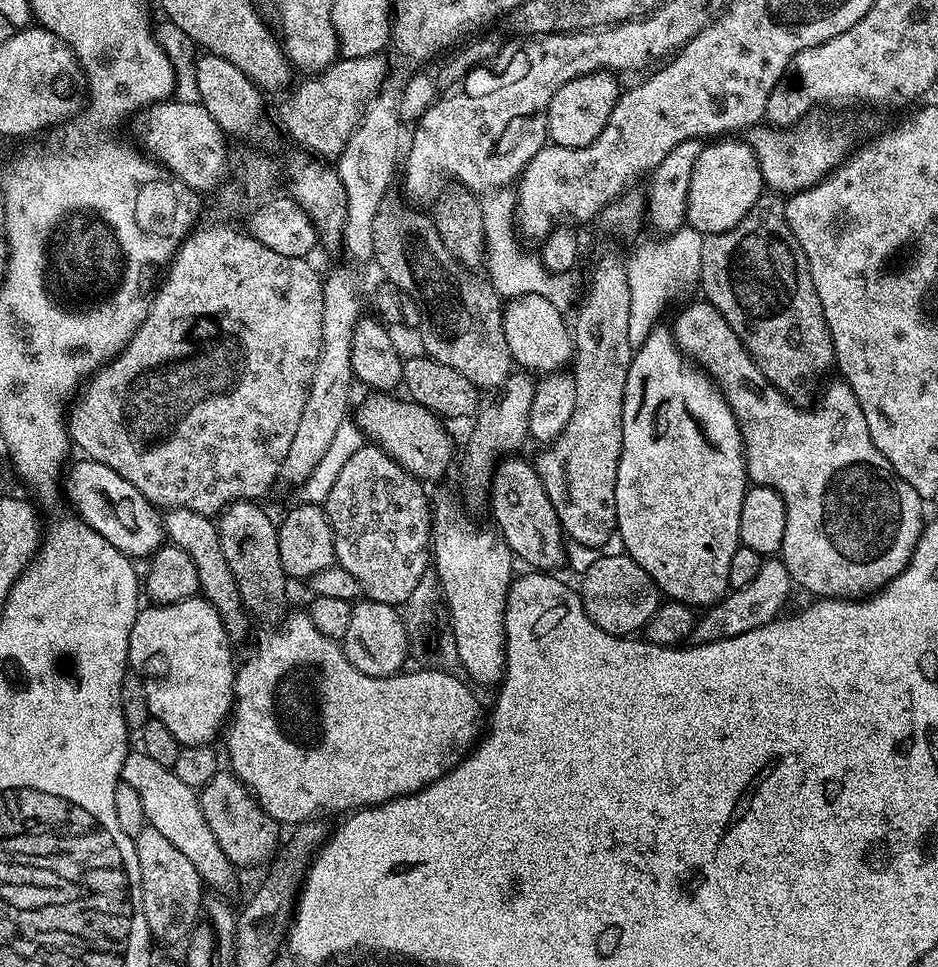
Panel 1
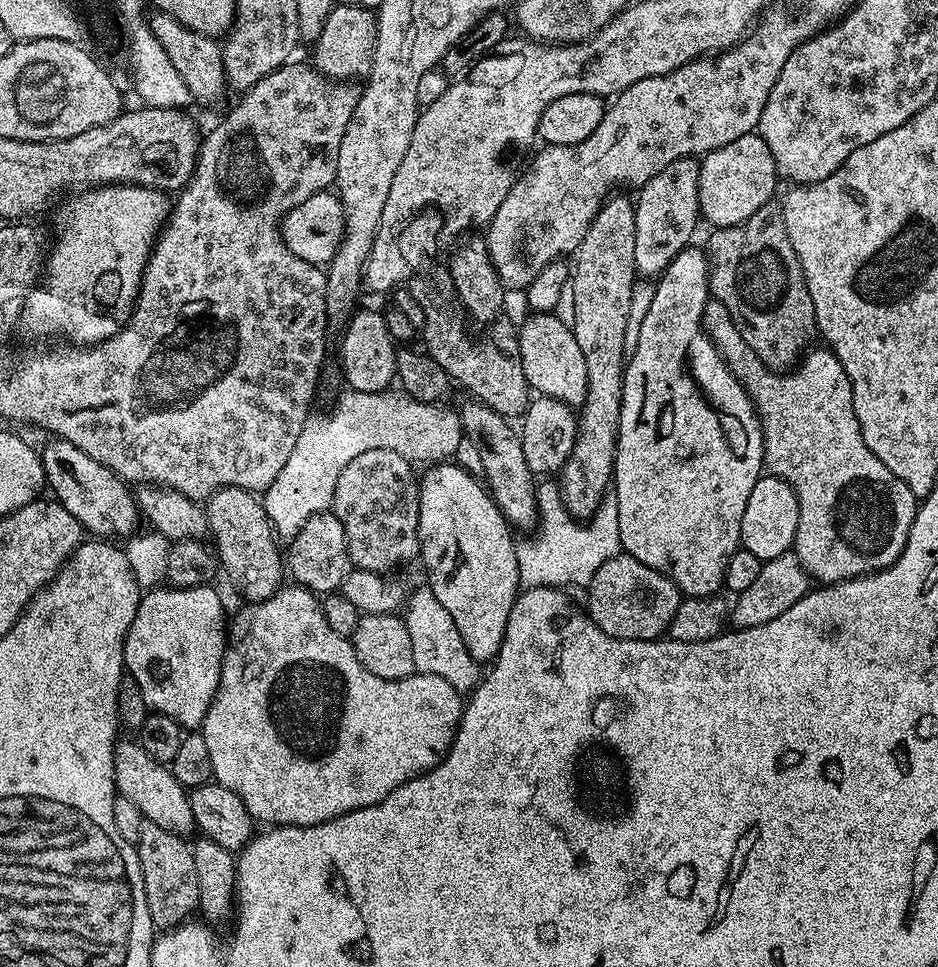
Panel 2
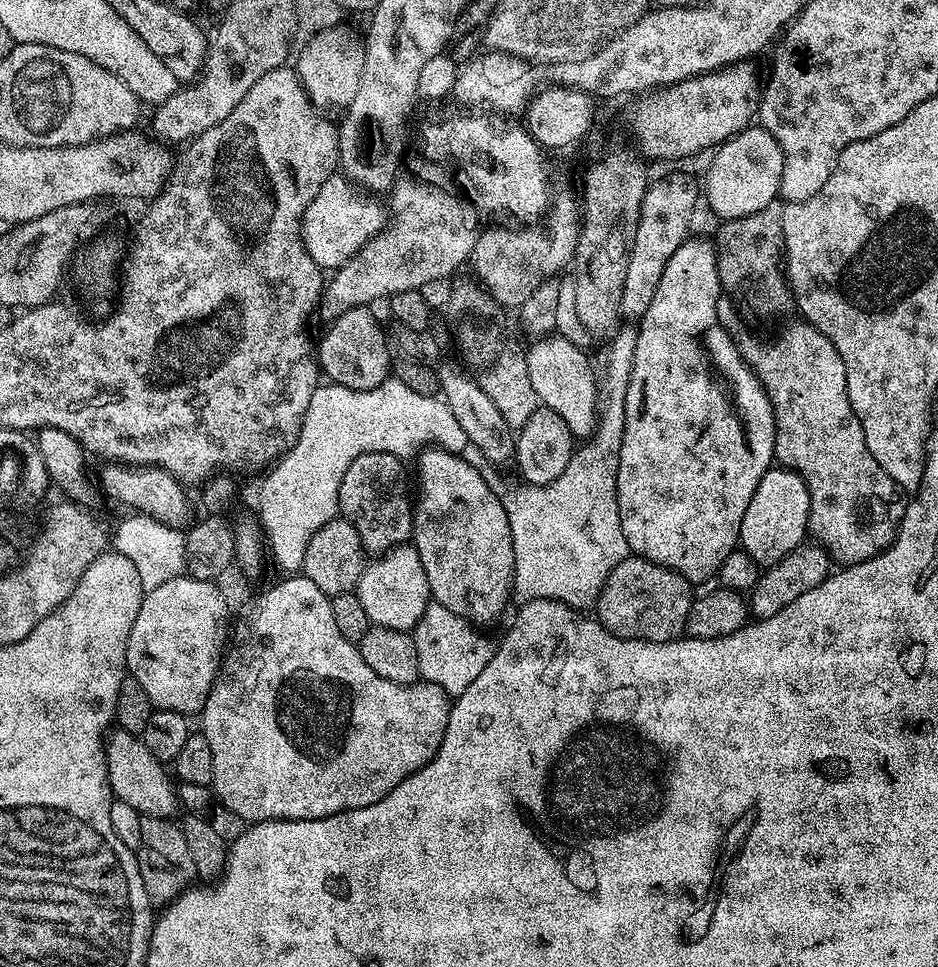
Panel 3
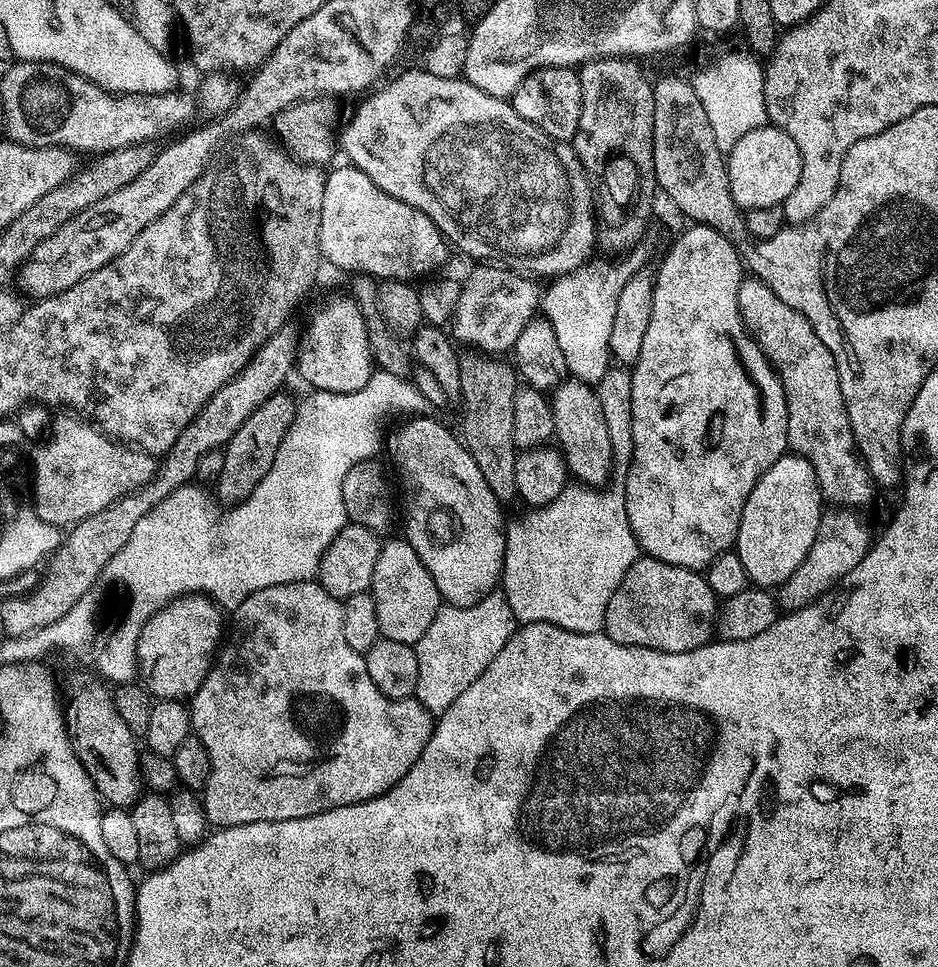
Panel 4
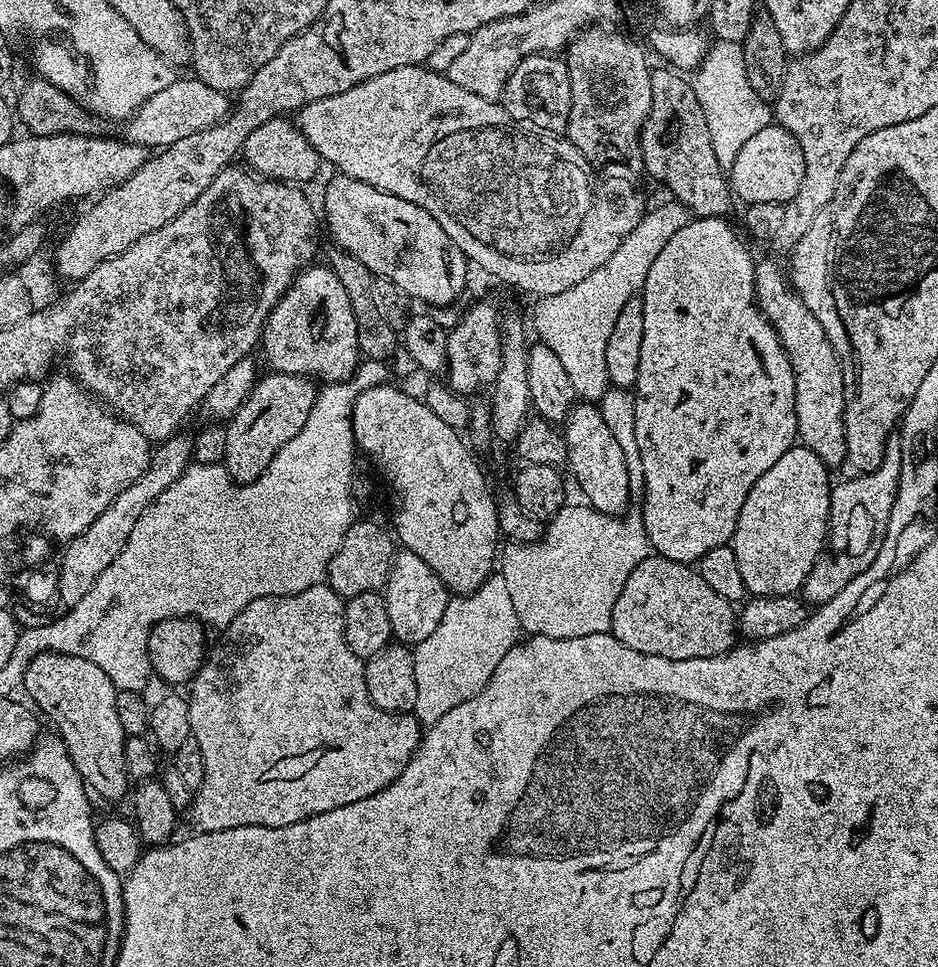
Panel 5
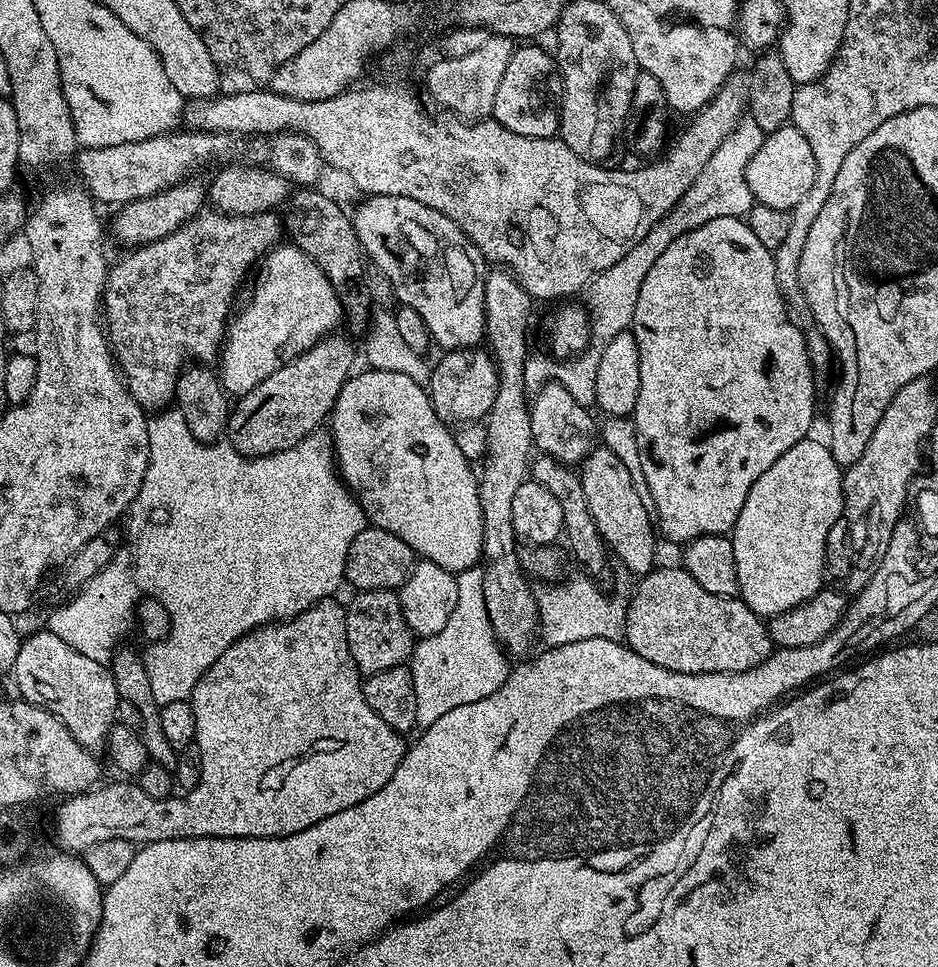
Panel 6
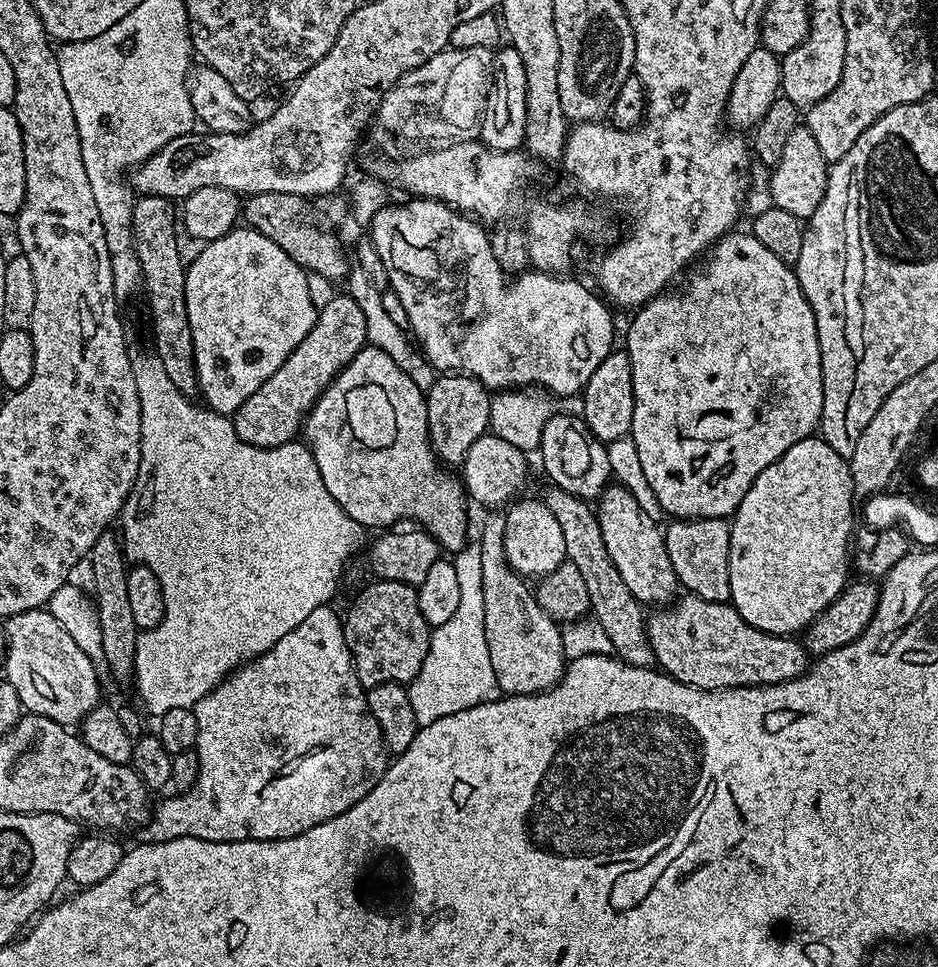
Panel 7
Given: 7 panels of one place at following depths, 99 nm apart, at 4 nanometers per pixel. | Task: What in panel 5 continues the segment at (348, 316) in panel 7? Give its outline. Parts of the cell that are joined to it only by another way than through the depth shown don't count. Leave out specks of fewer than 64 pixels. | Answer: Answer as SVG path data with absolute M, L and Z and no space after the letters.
M281 372L267 375L257 379L246 402L242 402L224 428L226 454L222 463L230 478L238 484L249 484L263 474L266 466L274 462L274 454L278 454L278 450L306 426L306 418L310 418L310 410L318 398L315 379Z

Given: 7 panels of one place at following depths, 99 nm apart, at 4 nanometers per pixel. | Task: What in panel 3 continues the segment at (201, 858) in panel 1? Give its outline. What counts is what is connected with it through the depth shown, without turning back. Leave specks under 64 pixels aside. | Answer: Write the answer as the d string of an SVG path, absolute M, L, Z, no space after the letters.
M123 730L114 732L107 737L104 745L104 762L108 767L108 784L112 788L113 797L134 806L134 810L138 810L141 816L175 817L176 808L178 809L176 788L170 776L168 781L168 776L164 773L167 772L165 765L154 758L150 750L146 750L141 737L132 736Z

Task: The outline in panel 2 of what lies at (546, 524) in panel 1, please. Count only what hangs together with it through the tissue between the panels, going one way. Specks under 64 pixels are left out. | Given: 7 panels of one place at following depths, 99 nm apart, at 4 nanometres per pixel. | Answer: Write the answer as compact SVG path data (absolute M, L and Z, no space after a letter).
M479 402L459 405L460 427L463 435L476 443L476 452L480 455L480 468L484 471L483 479L486 487L492 493L492 501L497 504L509 525L517 529L527 524L535 525L538 520L536 511L537 477L526 466L526 454L522 450L522 439L511 428L513 426L503 416L500 416L490 405Z

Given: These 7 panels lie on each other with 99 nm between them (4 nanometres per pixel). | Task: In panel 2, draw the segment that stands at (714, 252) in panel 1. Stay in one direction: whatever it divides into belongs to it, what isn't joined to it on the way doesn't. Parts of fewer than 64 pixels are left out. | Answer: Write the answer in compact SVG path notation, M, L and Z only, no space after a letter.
M773 198L757 212L750 214L746 222L729 228L717 228L709 233L706 255L708 258L708 291L711 299L722 302L722 306L730 310L730 318L734 318L734 326L738 326L738 334L746 338L750 350L754 350L754 354L762 358L767 368L791 369L801 359L805 349L813 343L811 340L817 339L818 333L814 302L810 302L810 290L806 290L798 254L794 254L790 234L786 234L781 201Z

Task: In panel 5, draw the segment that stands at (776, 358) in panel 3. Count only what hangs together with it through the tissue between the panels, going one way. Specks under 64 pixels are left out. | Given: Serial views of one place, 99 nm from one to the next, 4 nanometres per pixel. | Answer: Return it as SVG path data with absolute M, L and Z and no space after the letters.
M768 256L757 263L754 276L756 304L772 324L780 344L788 354L794 374L794 402L796 403L796 434L799 443L808 448L829 466L843 465L846 454L844 429L844 365L834 350L822 322L806 310L806 302L792 289L786 268L774 257Z

